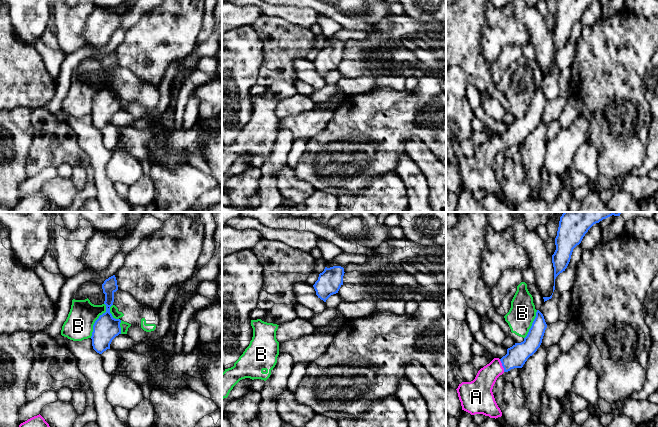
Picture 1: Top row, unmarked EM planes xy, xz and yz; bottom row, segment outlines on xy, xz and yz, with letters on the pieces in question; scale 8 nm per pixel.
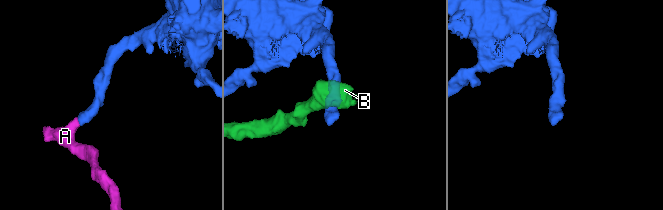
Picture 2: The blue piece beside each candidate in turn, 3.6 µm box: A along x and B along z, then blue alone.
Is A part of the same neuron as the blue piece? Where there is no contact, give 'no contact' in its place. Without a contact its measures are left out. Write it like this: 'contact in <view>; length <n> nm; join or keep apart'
contact in yz; length 110 nm; join

